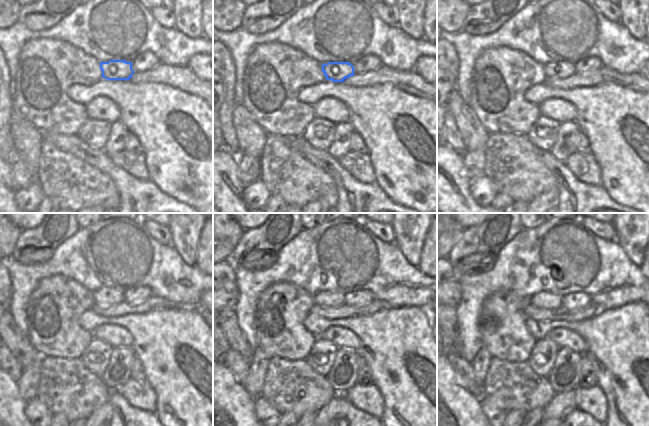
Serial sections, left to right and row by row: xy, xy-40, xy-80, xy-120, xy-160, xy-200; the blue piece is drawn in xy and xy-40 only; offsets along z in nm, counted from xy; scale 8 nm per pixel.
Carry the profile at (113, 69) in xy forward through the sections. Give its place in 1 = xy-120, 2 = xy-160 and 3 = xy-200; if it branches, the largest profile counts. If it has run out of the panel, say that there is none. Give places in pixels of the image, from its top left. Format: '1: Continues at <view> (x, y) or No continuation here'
1: Continues at xy-120 (105, 296)
2: Continues at xy-160 (332, 299)
3: Continues at xy-200 (548, 300)

